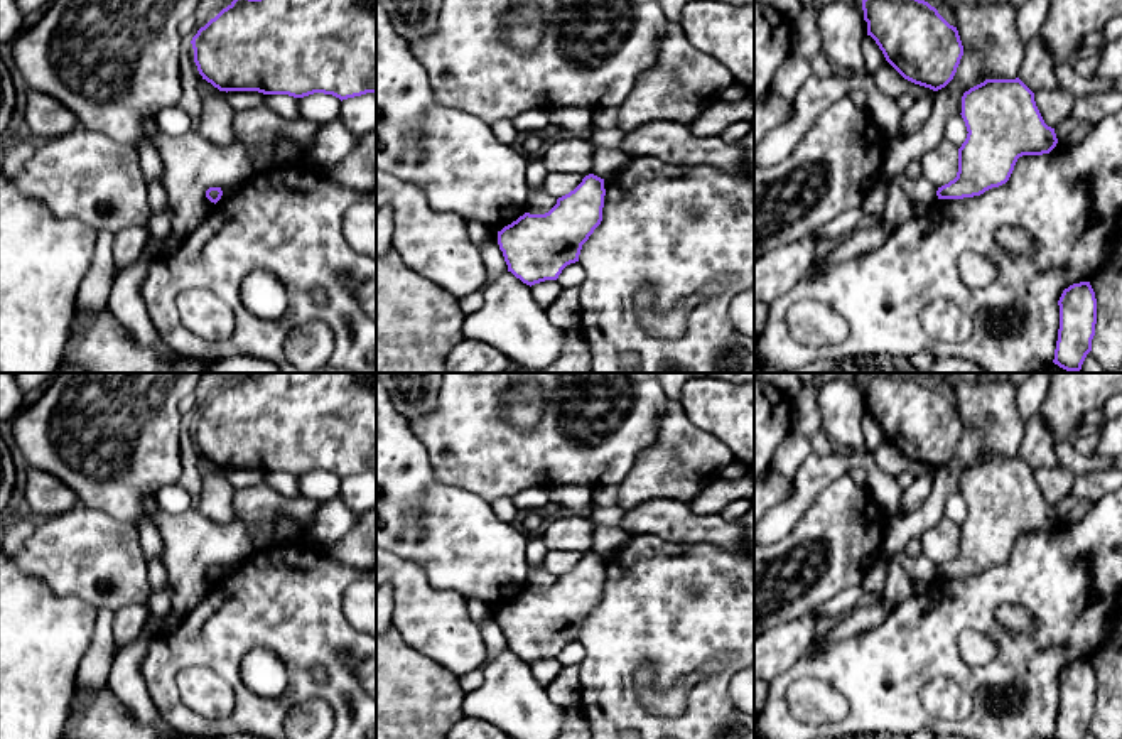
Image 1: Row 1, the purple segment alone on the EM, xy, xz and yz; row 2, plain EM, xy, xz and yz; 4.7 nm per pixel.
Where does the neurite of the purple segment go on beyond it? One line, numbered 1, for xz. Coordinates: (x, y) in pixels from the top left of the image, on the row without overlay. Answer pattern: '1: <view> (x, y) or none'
1: none

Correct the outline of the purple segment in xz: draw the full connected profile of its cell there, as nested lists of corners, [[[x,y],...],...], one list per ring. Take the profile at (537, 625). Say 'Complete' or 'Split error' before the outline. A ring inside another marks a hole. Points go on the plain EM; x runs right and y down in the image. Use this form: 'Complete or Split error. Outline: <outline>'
Complete. Outline: [[[589,552],[574,569],[558,575],[548,591],[525,591],[498,609],[498,623],[503,629],[508,650],[530,665],[545,658],[557,658],[567,643],[579,639],[582,623],[601,602],[604,574],[604,557]]]

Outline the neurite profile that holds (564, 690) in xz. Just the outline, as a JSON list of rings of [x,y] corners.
[[[580,665],[564,666],[560,675],[547,687],[547,693],[558,707],[579,707],[580,704]]]

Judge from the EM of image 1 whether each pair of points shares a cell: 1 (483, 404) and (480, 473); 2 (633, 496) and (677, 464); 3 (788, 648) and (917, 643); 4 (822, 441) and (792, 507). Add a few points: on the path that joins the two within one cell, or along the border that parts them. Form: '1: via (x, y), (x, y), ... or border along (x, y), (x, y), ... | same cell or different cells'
1: via (480, 420), (480, 456) | same cell
2: via (643, 486), (667, 469) | same cell
3: border along (807, 650), (787, 670), (776, 675) | different cells
4: border along (814, 451), (820, 454), (832, 453) | different cells

